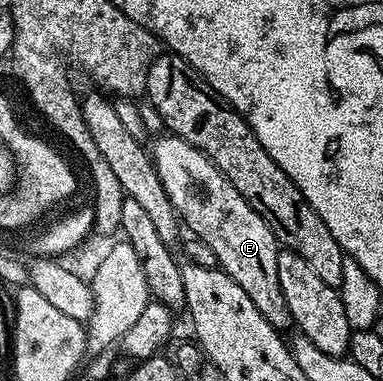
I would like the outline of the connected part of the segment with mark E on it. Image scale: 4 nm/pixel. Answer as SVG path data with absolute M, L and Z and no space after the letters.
M169 133L153 141L154 167L185 230L190 230L193 238L211 247L218 258L218 267L230 274L232 280L248 293L249 300L260 309L268 325L289 328L292 320L288 301L284 301L284 289L280 289L280 276L276 273L280 244L264 217L260 217L260 213L256 213L256 209L236 193L236 185L220 173L218 166L203 151Z

